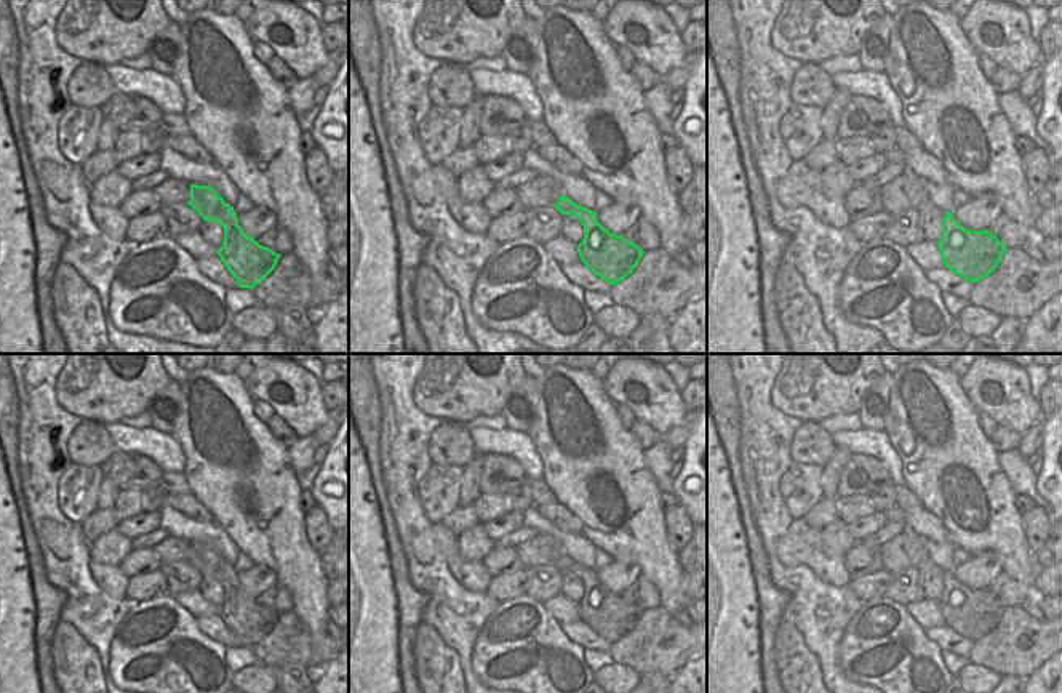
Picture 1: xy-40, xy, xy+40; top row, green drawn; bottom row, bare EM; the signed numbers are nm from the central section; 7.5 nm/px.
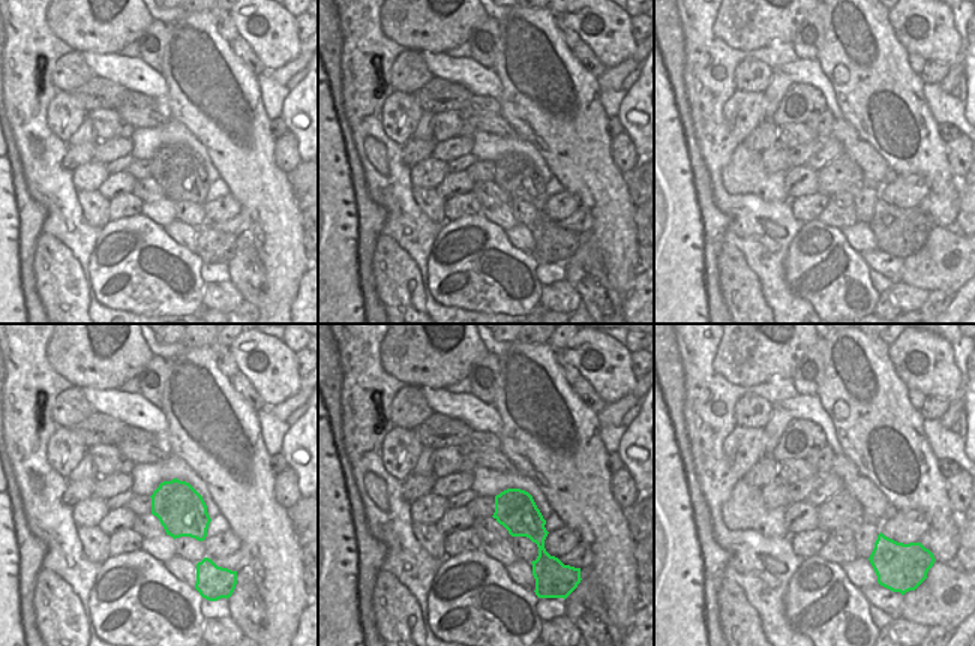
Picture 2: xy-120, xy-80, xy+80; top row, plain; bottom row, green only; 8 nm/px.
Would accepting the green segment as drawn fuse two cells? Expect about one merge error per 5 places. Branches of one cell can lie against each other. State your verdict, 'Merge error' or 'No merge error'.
No merge error.

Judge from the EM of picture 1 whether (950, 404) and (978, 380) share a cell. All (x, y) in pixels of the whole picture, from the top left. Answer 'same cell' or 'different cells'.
different cells

